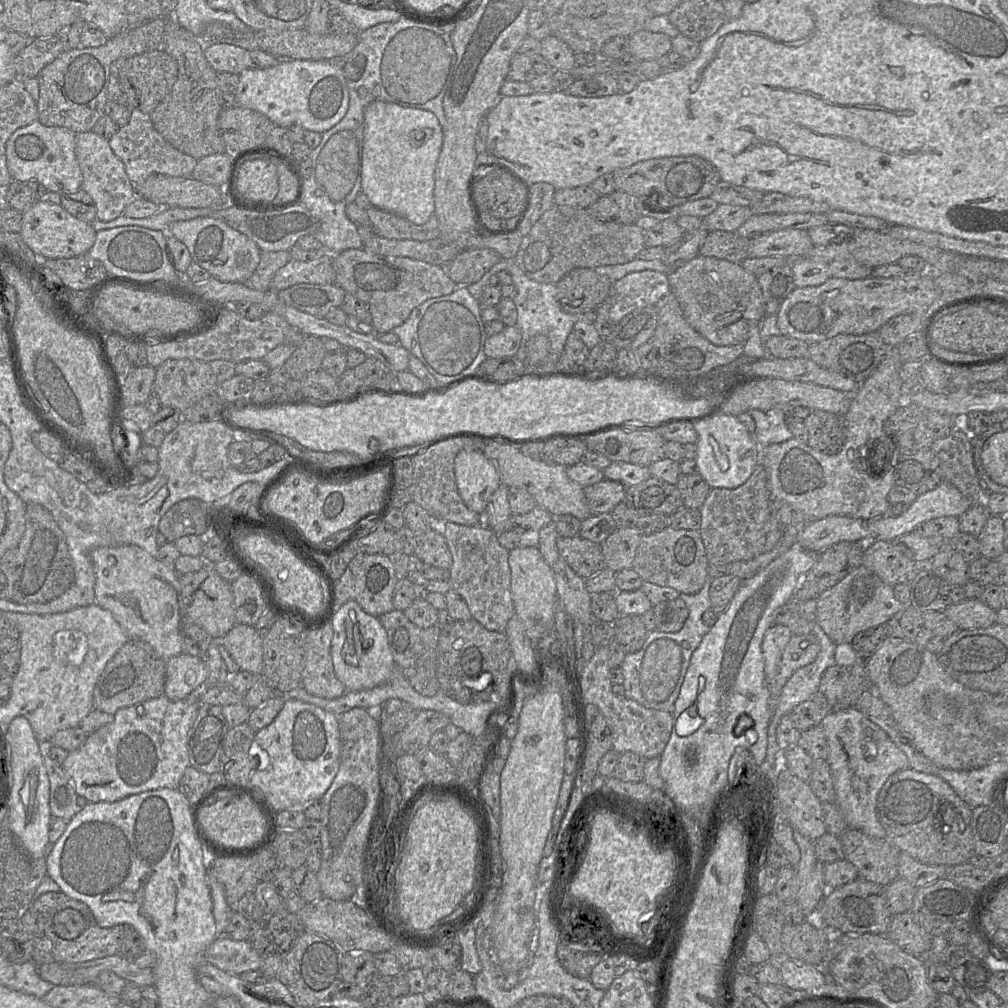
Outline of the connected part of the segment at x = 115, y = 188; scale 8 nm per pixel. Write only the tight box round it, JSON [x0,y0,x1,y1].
[75,130,137,222]

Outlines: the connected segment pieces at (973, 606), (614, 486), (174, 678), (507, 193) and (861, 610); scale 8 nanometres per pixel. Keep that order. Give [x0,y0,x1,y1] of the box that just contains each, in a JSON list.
[[943,599,997,630],[584,479,626,515],[164,653,207,700],[473,168,525,230],[815,565,907,644]]

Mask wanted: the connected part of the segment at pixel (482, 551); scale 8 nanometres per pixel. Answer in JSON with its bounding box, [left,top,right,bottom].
[435,518,514,632]

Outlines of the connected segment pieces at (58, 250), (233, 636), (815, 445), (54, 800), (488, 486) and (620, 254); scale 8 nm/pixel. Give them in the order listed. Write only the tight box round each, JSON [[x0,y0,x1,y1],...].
[[20,200,96,259],[219,623,262,676],[784,406,846,454],[43,754,79,821],[454,449,500,514],[515,205,644,284]]

